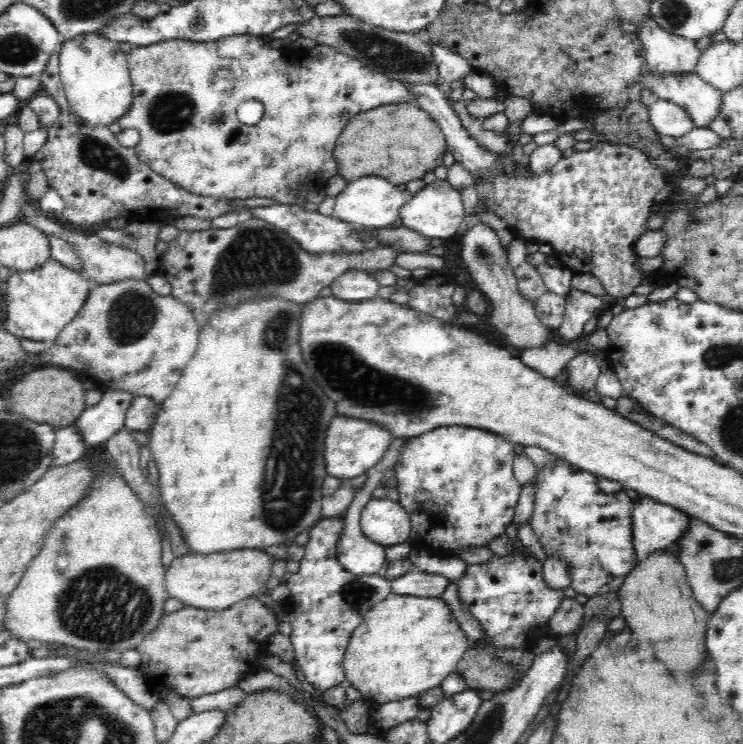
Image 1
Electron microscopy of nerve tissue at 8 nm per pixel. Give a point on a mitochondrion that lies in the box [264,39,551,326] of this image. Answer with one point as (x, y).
(484, 253)

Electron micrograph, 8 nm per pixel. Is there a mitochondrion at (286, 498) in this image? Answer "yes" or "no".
yes

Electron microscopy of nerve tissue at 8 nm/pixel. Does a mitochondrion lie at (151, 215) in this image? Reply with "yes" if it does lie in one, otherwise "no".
no

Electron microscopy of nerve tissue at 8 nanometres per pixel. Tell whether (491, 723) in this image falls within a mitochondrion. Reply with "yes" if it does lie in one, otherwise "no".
yes

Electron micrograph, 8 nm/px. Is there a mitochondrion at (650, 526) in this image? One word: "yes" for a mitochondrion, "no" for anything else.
no

